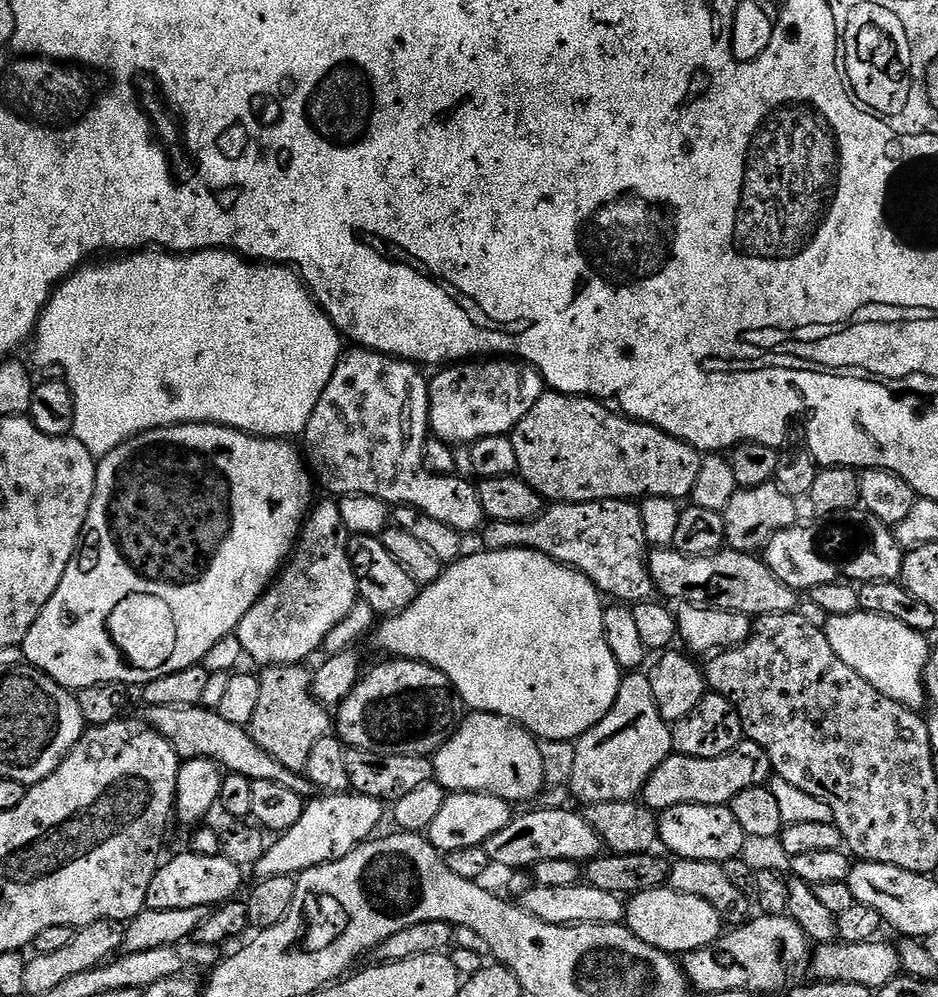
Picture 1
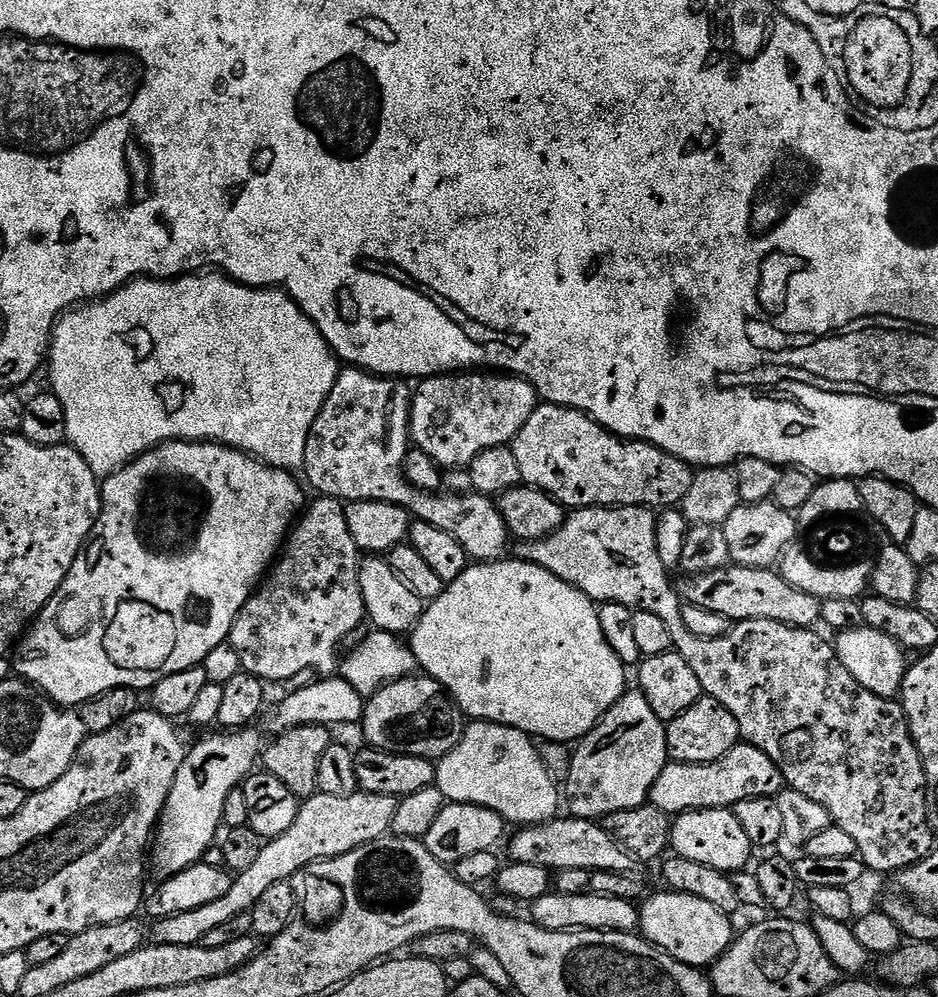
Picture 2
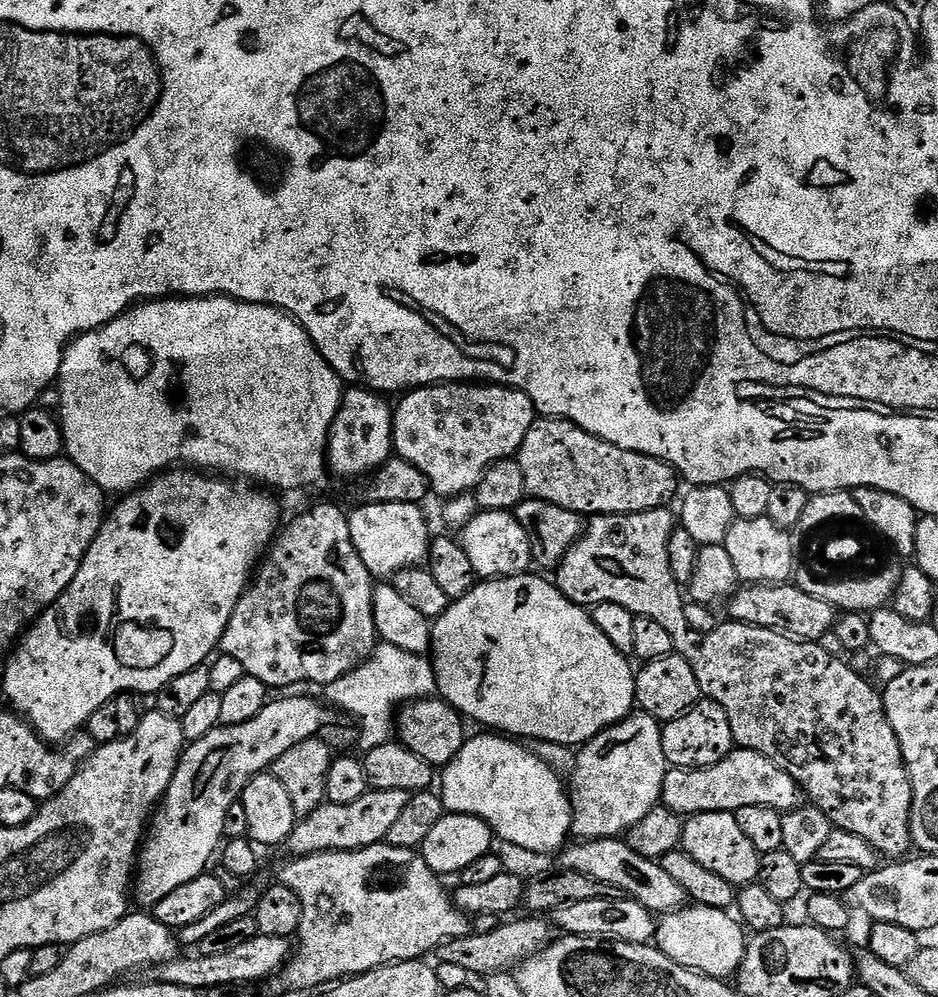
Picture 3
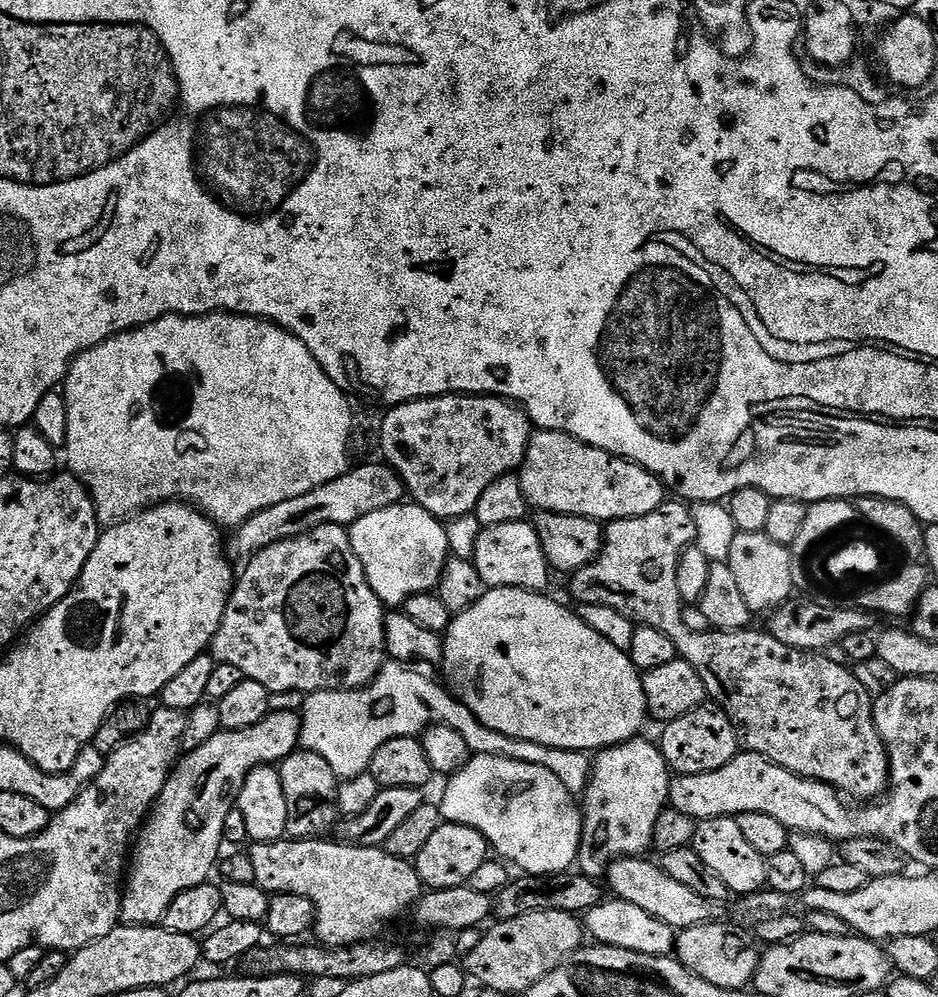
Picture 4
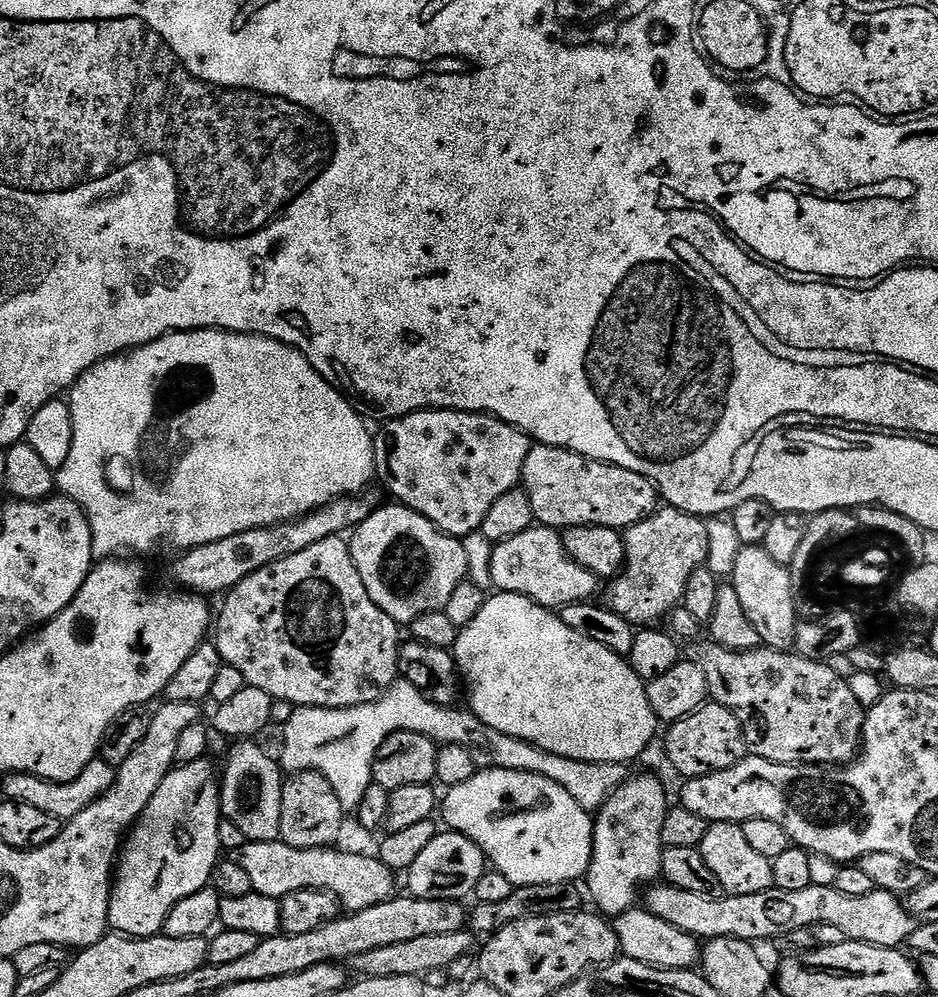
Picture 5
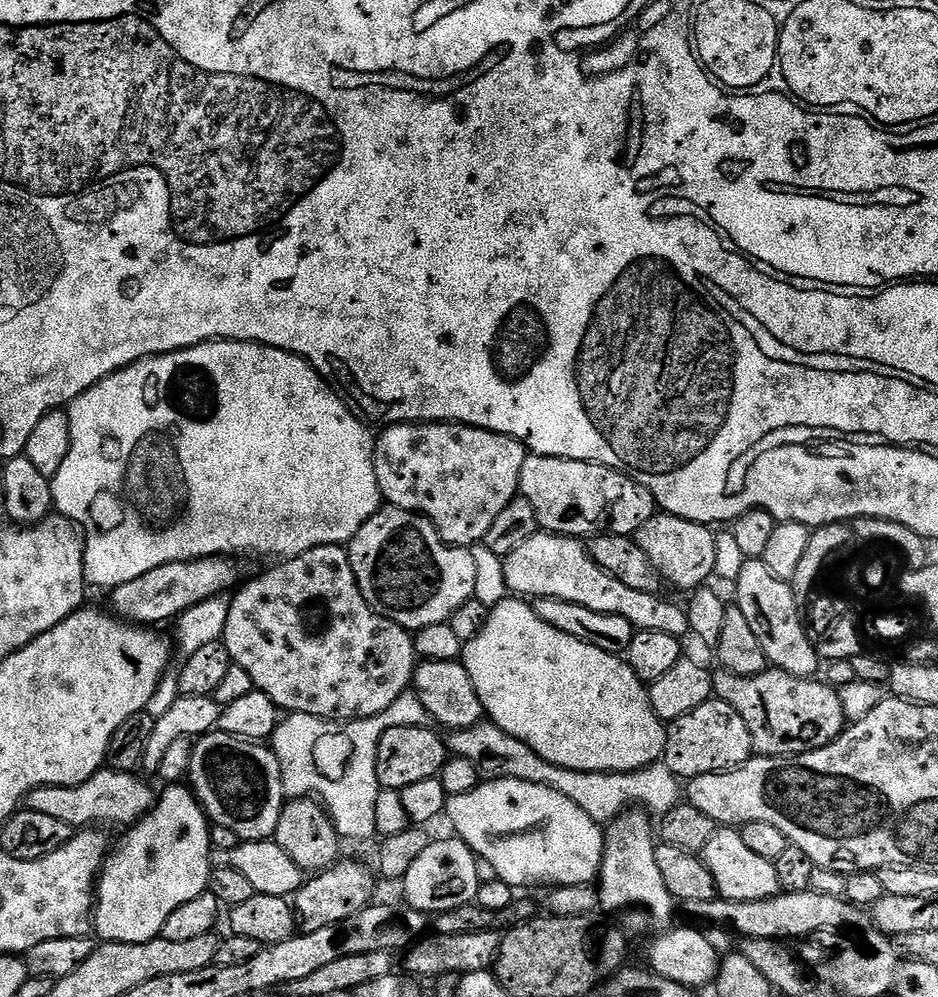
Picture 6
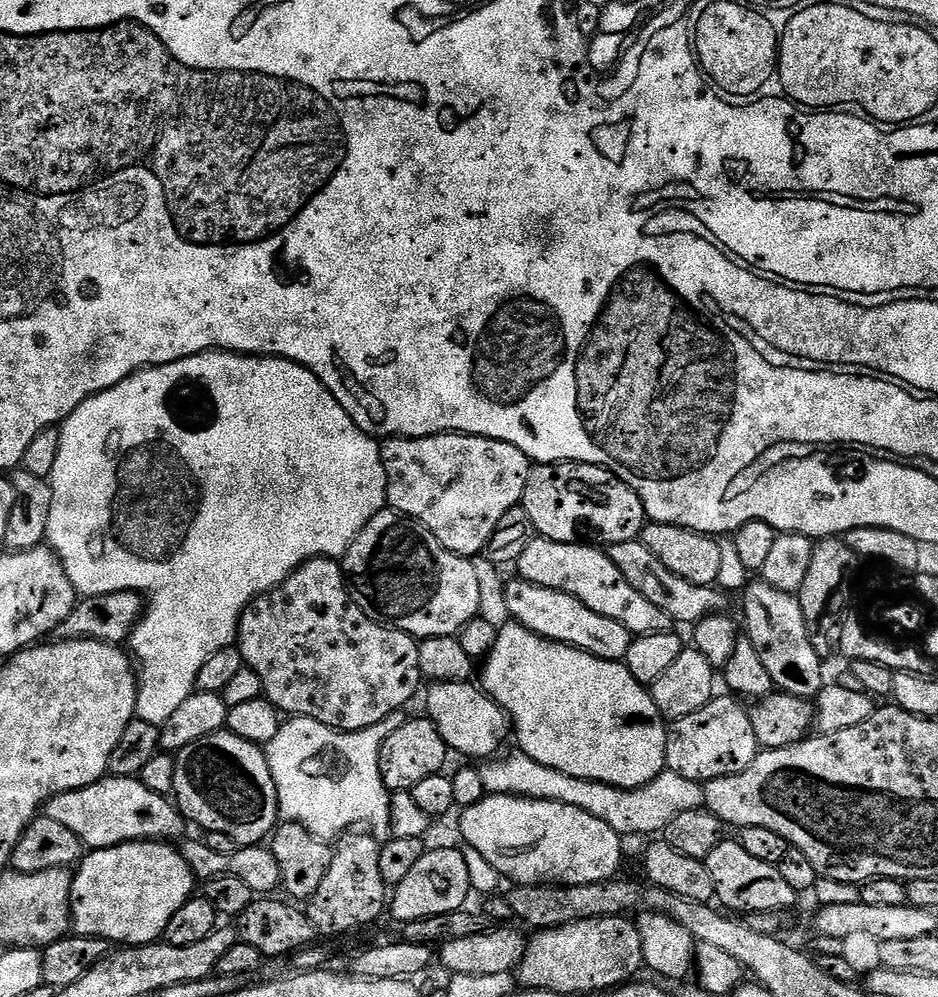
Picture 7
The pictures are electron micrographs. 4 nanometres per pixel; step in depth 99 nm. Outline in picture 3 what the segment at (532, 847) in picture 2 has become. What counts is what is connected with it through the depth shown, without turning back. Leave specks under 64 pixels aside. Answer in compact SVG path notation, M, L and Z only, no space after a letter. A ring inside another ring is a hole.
M627 839L572 842L559 853L558 859L560 859L559 867L578 870L578 874L614 886L625 897L637 900L642 906L646 906L646 910L650 913L667 914L685 907L686 897L682 886L677 886L670 878L670 874L662 870L660 861L642 858L642 854L634 854Z

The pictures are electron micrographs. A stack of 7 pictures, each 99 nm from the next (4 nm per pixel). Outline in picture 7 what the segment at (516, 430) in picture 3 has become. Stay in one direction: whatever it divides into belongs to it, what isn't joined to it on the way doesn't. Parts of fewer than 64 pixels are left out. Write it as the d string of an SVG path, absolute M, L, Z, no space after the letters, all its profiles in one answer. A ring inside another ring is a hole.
M463 434L388 438L382 444L382 459L388 483L387 507L426 526L426 530L430 530L446 550L469 558L483 553L502 514L523 501L530 471L530 461L522 450L501 440Z

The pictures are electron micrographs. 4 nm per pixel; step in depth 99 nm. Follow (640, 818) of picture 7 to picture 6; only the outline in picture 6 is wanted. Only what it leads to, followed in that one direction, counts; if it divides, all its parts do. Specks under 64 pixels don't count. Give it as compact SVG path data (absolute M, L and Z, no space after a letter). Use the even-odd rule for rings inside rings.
M481 722L473 728L453 731L451 736L451 751L474 762L484 780L518 778L522 782L538 782L542 786L550 786L558 790L558 794L566 794L566 798L578 802L578 806L582 806L582 810L586 810L586 814L590 814L590 818L594 818L594 822L601 826L611 824L617 816L630 808L639 806L649 813L663 814L682 800L682 781L663 762L633 772L579 772L546 762L546 758L534 754L526 742L518 742L518 738L506 734L506 730L491 722Z

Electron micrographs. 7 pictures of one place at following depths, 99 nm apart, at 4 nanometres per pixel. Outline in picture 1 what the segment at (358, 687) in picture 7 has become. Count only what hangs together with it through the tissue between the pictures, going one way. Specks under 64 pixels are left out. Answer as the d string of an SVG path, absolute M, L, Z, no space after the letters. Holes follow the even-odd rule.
M328 498L325 504L317 503L309 511L308 518L301 528L295 549L290 559L285 563L276 579L268 585L258 602L246 610L246 618L242 618L236 627L235 636L242 642L245 657L259 666L279 666L281 664L305 663L307 656L312 656L324 647L327 635L339 623L343 622L351 608L358 601L358 585L352 569L352 555L348 552L350 533L342 522L342 510L335 499Z

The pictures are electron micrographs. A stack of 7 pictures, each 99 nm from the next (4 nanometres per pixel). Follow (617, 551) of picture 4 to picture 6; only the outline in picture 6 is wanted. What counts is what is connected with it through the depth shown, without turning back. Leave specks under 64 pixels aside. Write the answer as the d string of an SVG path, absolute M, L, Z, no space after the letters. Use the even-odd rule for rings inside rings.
M657 514L634 533L634 539L638 546L642 546L642 550L646 550L646 558L650 558L654 570L665 585L673 584L674 587L681 588L684 594L688 594L701 587L702 582L713 579L716 570L716 532L709 525ZM769 667L765 672L760 672L756 676L739 676L733 672L723 670L717 671L712 677L712 687L715 695L721 700L725 700L730 706L734 706L734 710L738 710L738 714L742 714L742 718L746 722L746 730L750 730L750 738L752 739L752 750L757 756L800 756L804 752L810 750L818 750L822 746L826 746L832 740L837 740L846 727L846 717L844 707L840 701L839 691L828 684L823 684L820 678L809 678L807 676L795 676L794 674L786 674L781 668Z

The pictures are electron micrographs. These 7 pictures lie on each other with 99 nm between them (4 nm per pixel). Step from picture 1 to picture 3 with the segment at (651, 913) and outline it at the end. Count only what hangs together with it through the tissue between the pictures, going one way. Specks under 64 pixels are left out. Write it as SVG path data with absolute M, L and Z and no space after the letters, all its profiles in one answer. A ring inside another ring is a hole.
M692 904L659 917L656 926L655 947L678 966L701 972L715 980L727 981L735 977L748 952L746 928L731 911L714 910L710 906Z

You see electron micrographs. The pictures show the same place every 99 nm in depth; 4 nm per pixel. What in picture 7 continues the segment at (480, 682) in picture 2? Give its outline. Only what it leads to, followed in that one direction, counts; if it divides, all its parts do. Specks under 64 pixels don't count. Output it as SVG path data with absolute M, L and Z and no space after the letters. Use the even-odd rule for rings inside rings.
M509 622L497 631L494 646L488 652L482 667L484 667L483 691L488 693L488 697L498 707L504 709L511 727L514 729L514 740L516 736L517 742L520 743L517 744L519 751L525 752L530 758L534 758L534 762L542 762L542 766L550 766L554 770L562 770L562 774L570 774L570 778L586 778L594 782L609 784L615 788L646 786L654 778L658 778L660 772L665 771L664 759L666 758L668 724L661 716L658 706L654 706L651 691L645 685L640 684L638 678L634 678L634 674L630 674L630 670L621 661L598 658L594 654L583 652L581 648L571 648L568 644L559 644L553 640L547 640L530 630L526 630L520 624Z

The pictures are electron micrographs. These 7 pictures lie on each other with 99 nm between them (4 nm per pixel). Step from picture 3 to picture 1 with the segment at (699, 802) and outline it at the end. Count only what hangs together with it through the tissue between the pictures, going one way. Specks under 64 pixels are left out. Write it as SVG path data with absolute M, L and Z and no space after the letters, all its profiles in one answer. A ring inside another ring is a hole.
M745 738L722 758L690 758L675 754L667 756L662 766L658 766L658 770L654 770L654 774L645 782L642 803L657 814L683 804L728 806L735 796L742 794L742 790L767 785L772 775L772 763L766 750Z

